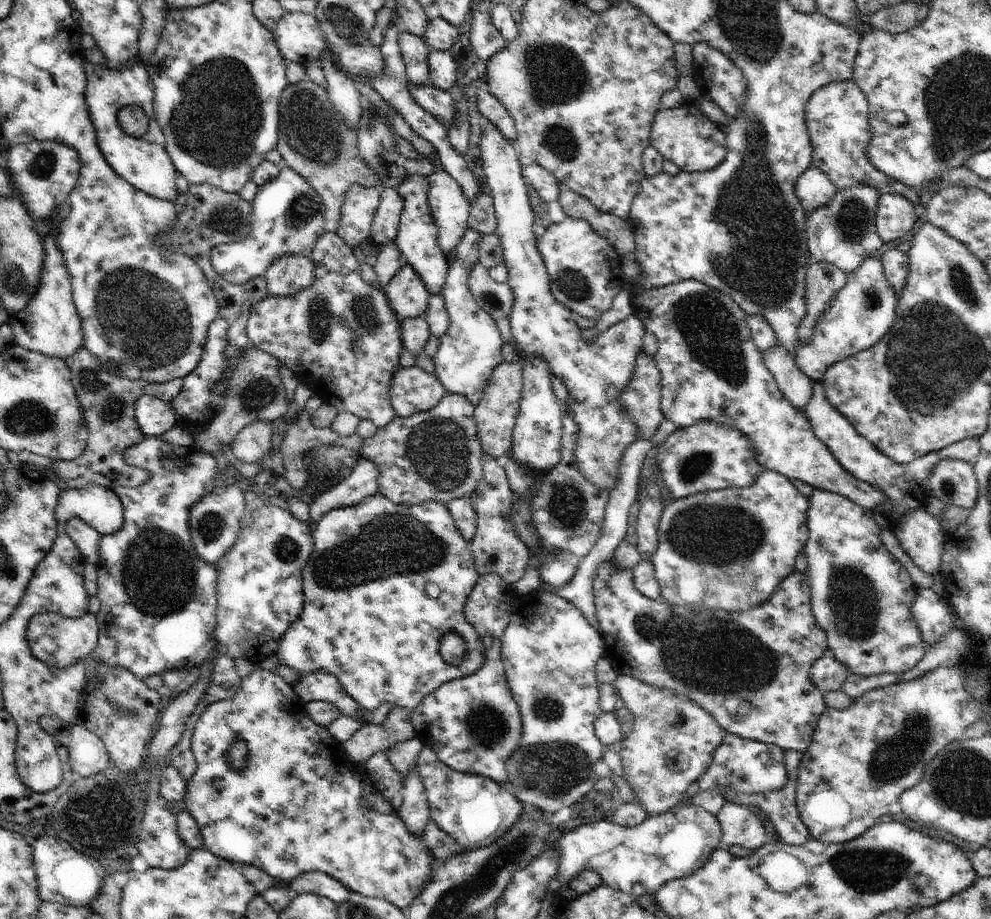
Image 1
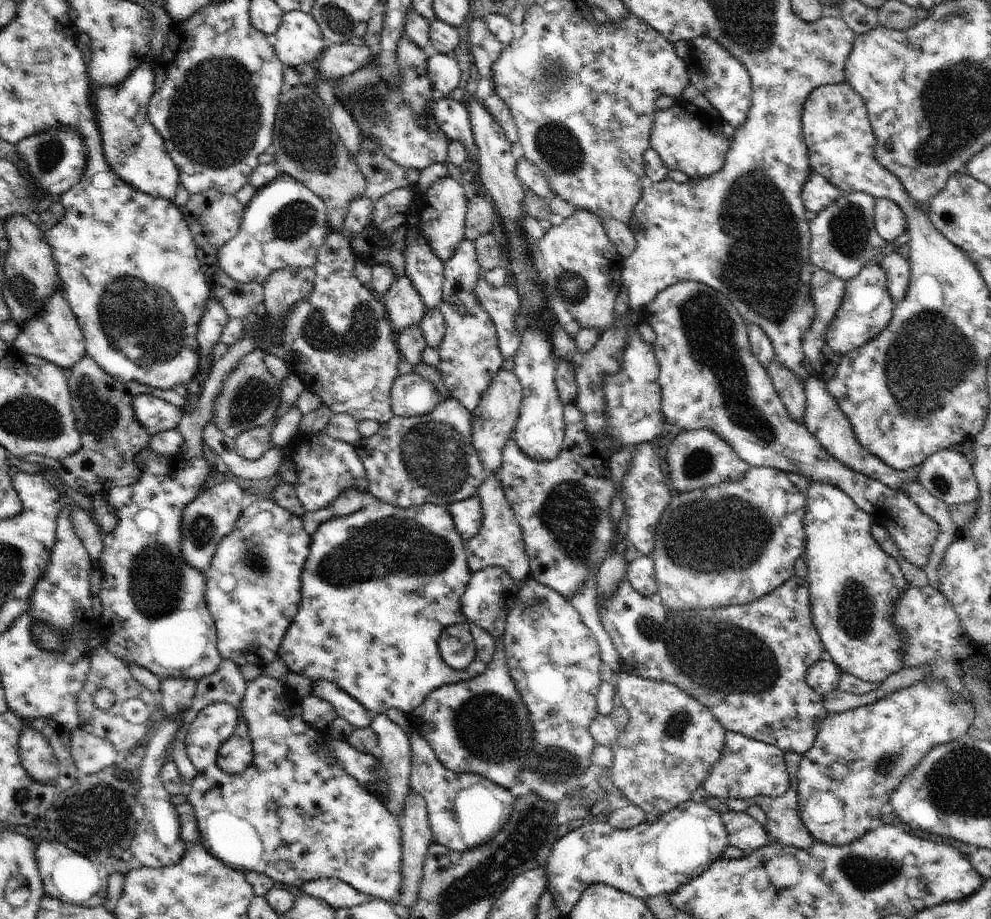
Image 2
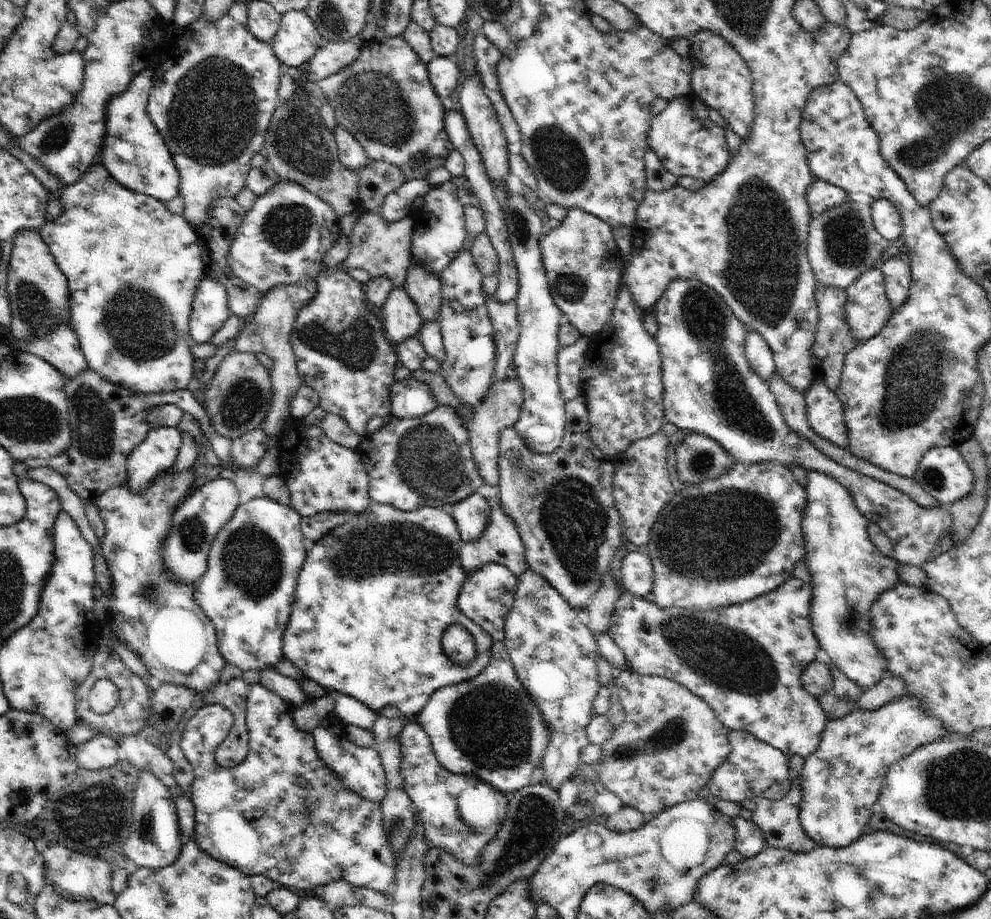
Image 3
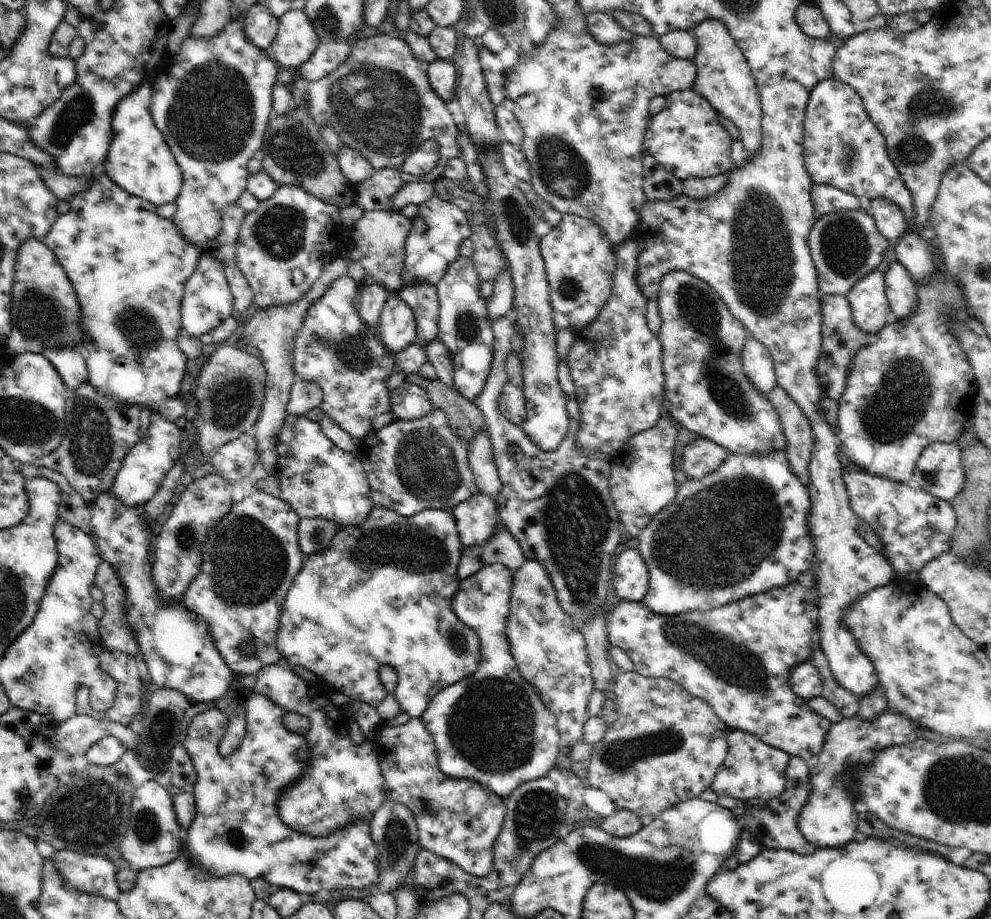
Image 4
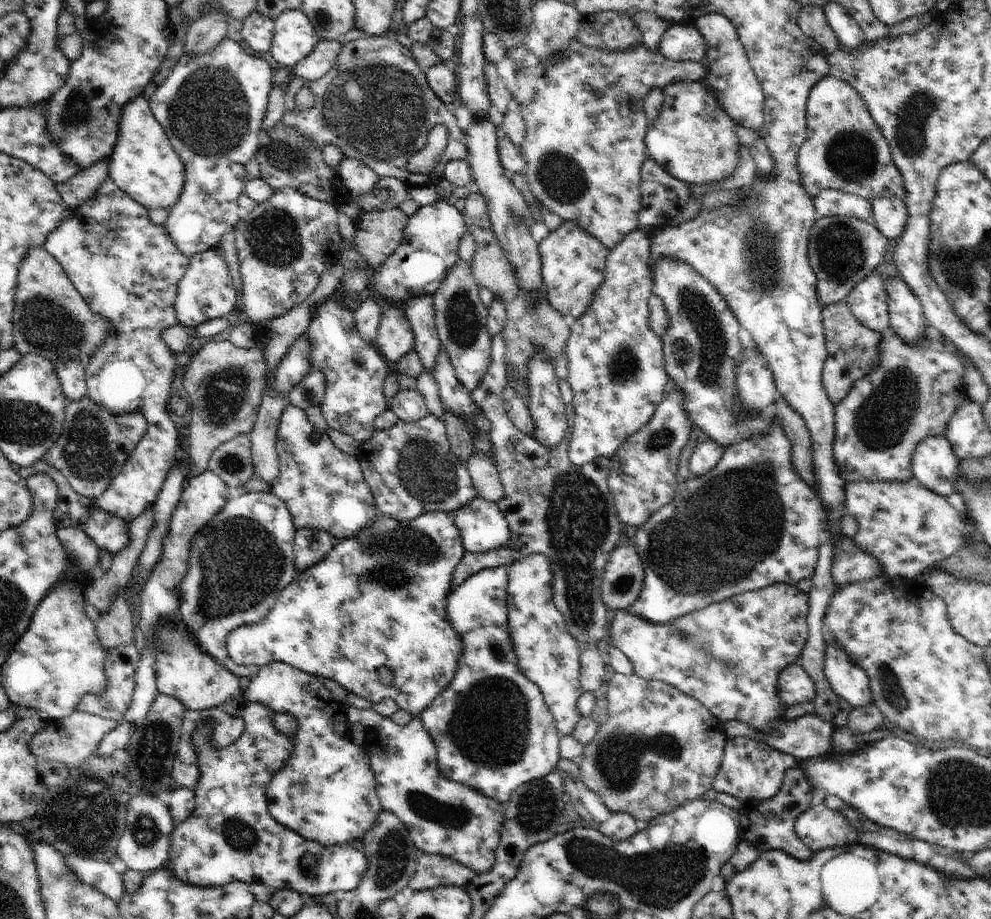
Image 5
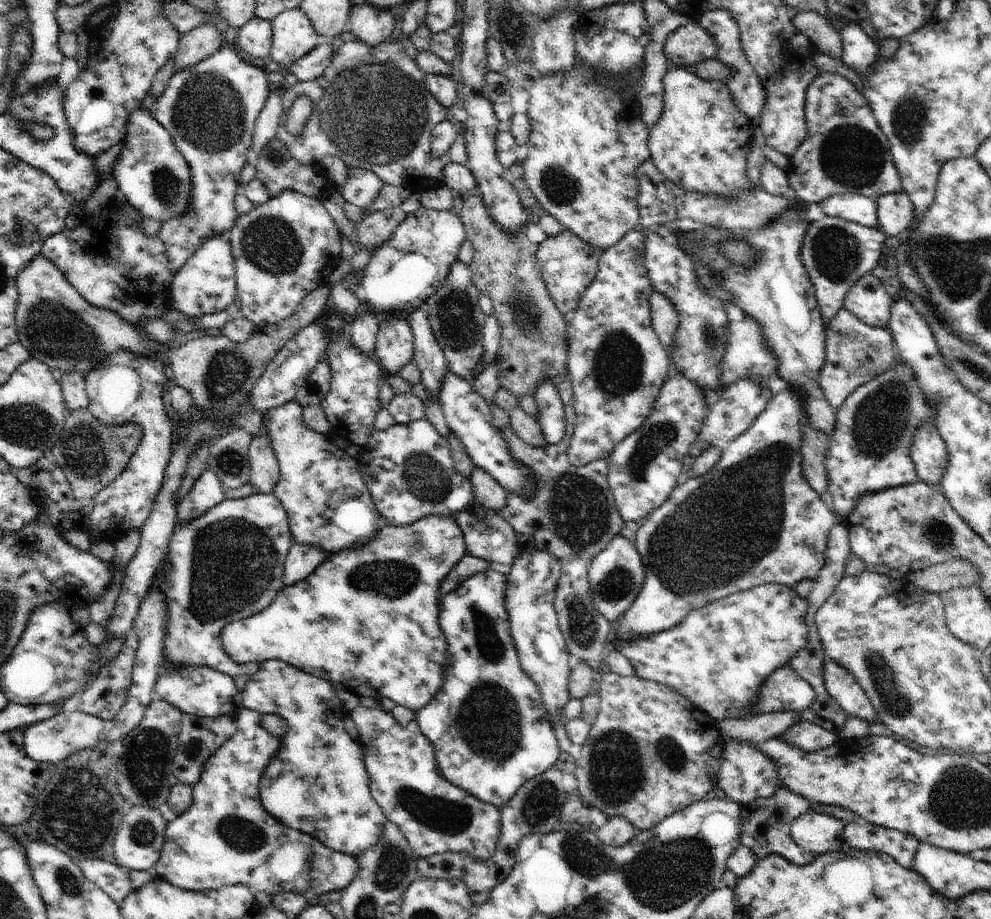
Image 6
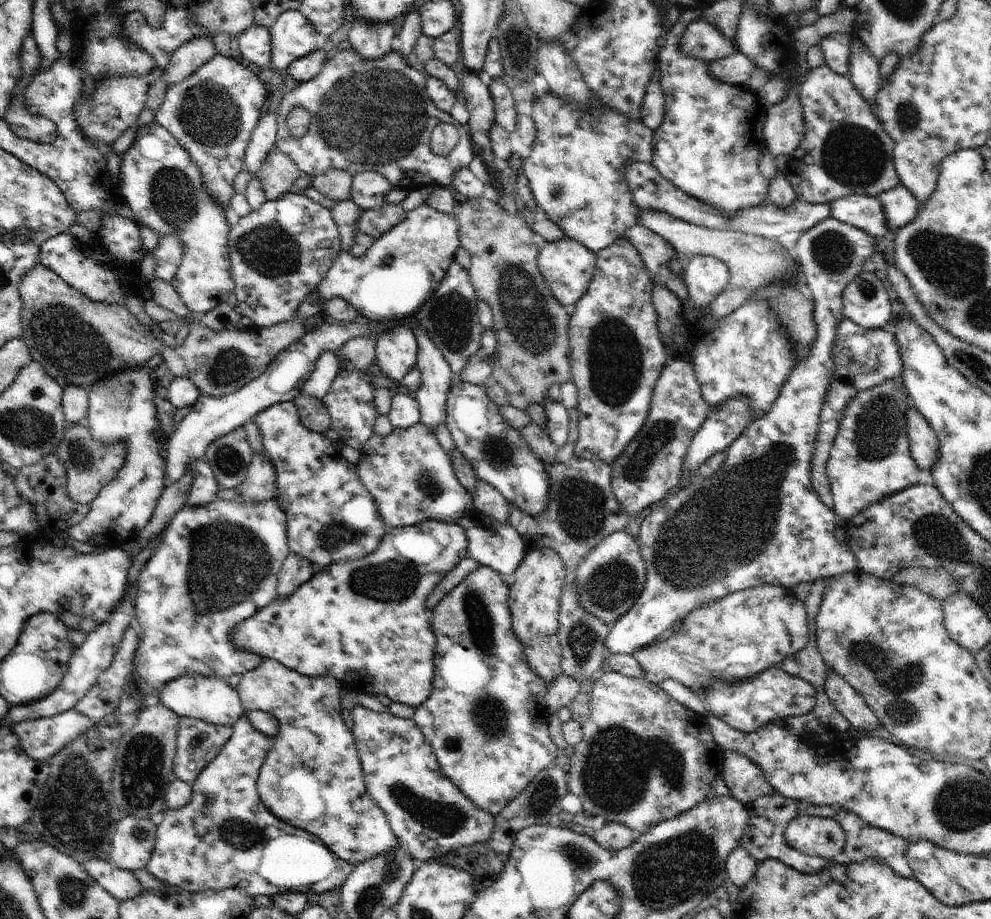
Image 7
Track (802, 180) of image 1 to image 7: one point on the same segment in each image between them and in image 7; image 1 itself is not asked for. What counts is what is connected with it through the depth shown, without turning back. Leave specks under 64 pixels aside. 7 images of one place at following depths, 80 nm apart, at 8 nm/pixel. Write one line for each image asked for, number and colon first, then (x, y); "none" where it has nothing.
2: (817, 193)
3: (821, 196)
4: (826, 199)
5: (828, 202)
6: (860, 209)
7: (863, 211)

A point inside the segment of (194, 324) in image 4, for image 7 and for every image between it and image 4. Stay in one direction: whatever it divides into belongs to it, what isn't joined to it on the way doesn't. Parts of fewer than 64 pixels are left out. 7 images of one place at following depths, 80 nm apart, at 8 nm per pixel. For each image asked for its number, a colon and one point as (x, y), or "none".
5: (206, 292)
6: (205, 284)
7: (163, 186)

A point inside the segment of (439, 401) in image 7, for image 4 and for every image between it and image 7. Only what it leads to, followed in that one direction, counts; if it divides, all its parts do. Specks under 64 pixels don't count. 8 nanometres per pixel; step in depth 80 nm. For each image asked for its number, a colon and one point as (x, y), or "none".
4: (422, 298)
5: (420, 310)
6: (428, 354)

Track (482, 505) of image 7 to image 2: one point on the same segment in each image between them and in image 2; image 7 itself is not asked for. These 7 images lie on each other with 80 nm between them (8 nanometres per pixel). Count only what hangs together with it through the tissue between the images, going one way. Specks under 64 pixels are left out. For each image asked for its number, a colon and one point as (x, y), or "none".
2: (494, 419)
3: (501, 407)
4: (480, 458)
5: (486, 479)
6: (488, 492)

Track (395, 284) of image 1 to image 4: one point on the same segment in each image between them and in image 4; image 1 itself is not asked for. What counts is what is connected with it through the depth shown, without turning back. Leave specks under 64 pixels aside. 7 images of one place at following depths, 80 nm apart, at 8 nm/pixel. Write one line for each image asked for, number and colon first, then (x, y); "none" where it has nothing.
2: (404, 306)
3: (401, 320)
4: (397, 330)

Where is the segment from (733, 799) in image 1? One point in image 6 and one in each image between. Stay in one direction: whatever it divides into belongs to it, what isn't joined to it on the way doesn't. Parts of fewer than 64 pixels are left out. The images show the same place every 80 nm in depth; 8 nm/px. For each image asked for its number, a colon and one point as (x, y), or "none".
2: (785, 827)
3: (778, 820)
4: (773, 822)
5: (769, 824)
6: (766, 825)

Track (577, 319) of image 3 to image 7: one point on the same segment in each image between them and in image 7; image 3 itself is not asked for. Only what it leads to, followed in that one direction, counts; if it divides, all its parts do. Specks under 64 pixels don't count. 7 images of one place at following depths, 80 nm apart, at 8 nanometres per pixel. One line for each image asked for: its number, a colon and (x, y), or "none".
4: (579, 262)
5: (573, 260)
6: (568, 265)
7: (568, 266)

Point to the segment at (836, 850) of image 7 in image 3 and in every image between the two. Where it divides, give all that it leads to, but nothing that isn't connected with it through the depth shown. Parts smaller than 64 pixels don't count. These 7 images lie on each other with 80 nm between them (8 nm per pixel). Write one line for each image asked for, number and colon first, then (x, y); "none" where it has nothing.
3: (841, 781)
4: (829, 820)
5: (819, 827)
6: (818, 833)

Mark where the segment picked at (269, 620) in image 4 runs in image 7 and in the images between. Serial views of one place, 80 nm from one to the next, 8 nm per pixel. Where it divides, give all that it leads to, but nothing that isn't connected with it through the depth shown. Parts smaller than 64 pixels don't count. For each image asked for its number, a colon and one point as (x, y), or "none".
5: (240, 561)
6: (228, 565)
7: (217, 565)

